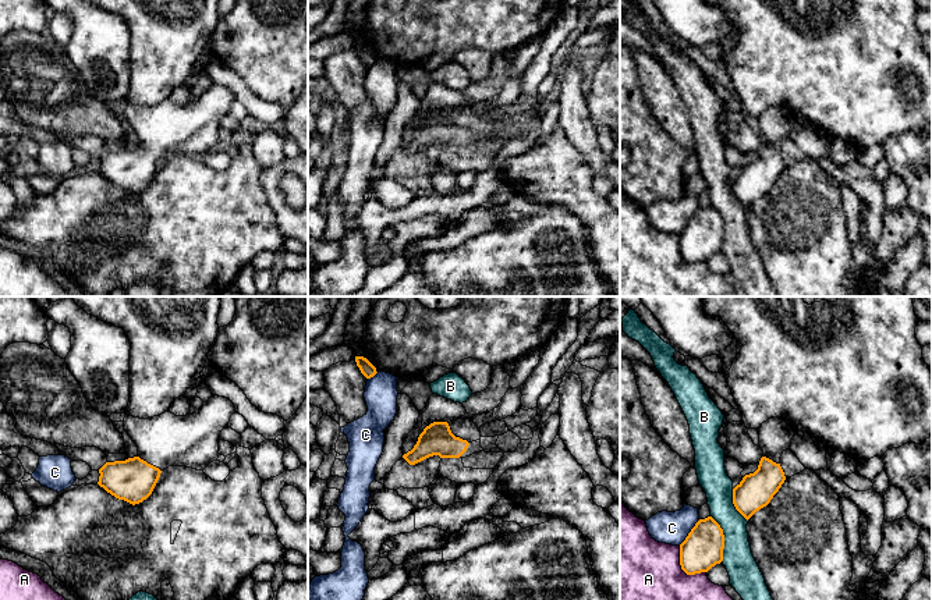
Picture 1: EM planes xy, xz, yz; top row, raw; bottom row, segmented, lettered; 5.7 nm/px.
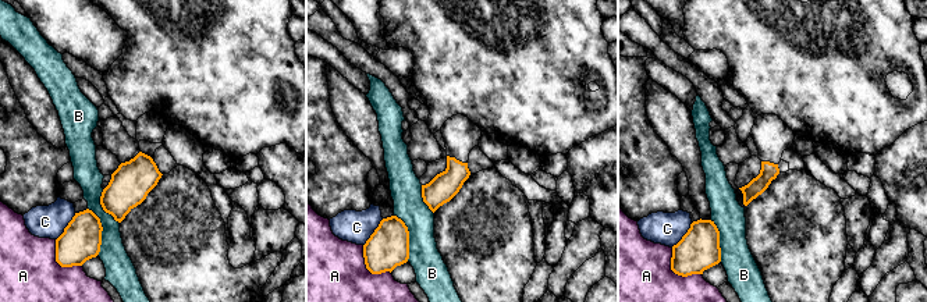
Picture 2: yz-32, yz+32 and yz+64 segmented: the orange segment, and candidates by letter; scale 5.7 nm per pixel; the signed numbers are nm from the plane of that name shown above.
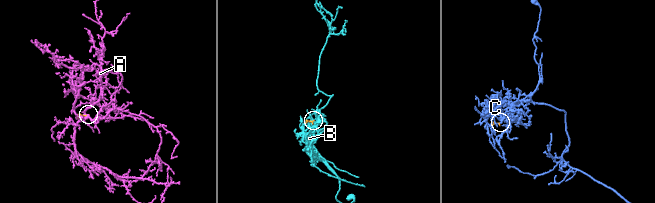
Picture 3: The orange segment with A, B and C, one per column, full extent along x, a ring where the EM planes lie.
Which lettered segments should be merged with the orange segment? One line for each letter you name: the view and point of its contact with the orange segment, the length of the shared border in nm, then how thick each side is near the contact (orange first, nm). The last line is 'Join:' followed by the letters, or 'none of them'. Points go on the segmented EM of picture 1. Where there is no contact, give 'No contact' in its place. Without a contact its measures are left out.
Join: none of them

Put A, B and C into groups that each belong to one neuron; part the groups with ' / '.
A / B / C

